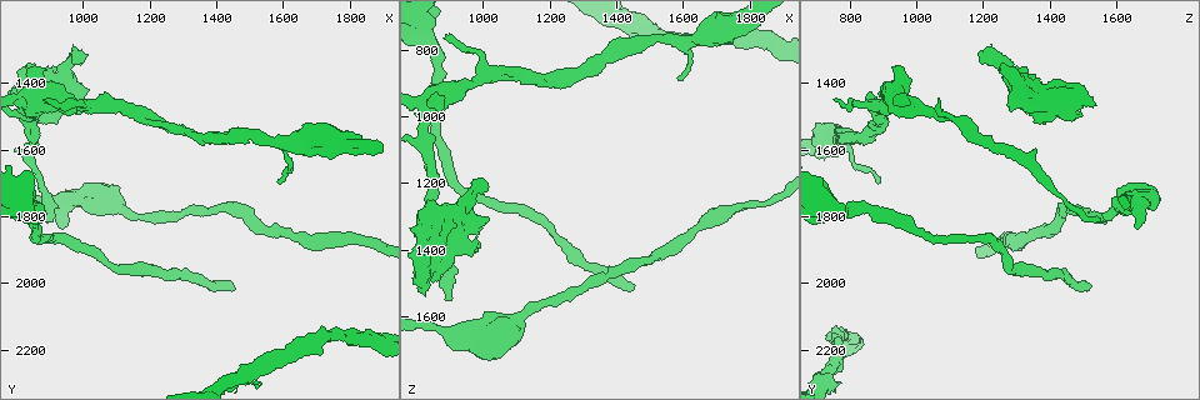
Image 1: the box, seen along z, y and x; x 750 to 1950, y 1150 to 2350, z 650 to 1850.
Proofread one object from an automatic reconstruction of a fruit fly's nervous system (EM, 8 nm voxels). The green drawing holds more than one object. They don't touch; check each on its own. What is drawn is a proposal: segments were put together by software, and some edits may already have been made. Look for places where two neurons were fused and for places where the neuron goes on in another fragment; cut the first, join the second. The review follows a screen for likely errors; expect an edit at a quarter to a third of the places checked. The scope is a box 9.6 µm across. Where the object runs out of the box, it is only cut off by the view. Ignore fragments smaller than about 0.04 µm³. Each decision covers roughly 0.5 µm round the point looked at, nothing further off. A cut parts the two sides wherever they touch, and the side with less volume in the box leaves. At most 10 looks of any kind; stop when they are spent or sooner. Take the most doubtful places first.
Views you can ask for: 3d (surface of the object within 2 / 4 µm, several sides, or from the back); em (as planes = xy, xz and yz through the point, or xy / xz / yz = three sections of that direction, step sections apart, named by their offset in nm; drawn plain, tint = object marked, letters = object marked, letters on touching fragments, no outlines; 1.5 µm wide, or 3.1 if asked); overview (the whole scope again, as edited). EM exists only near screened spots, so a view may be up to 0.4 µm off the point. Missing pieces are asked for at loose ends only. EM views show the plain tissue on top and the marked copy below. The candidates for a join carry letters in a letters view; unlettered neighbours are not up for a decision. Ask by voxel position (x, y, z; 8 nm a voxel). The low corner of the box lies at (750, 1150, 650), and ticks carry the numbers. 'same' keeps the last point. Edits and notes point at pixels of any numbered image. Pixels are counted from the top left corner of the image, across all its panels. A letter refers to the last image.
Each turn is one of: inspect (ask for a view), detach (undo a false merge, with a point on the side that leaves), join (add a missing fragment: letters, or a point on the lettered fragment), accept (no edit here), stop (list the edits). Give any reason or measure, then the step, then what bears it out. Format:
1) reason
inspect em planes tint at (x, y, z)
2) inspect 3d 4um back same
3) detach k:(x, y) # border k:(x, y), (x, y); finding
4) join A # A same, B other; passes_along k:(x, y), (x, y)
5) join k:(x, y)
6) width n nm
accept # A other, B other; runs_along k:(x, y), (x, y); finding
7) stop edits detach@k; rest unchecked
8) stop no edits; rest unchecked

an open end
inspect em yz step 4 tint at (1000, 1320, 1190)

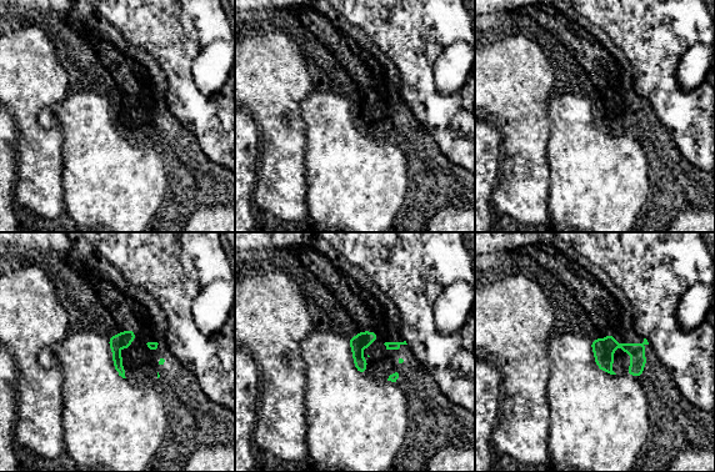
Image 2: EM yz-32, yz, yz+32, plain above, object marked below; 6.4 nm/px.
inspect em planes letters same

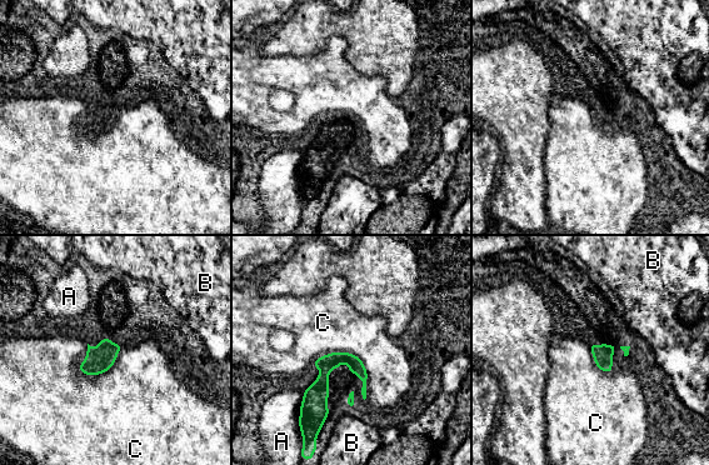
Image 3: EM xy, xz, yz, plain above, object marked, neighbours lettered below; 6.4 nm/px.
accept # A other, B other, C other; border 3:(311, 363), (353, 353), (367, 398); none of them fits

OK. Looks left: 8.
sudden change in width
inspect 3d 4um at (830, 1450, 1440)

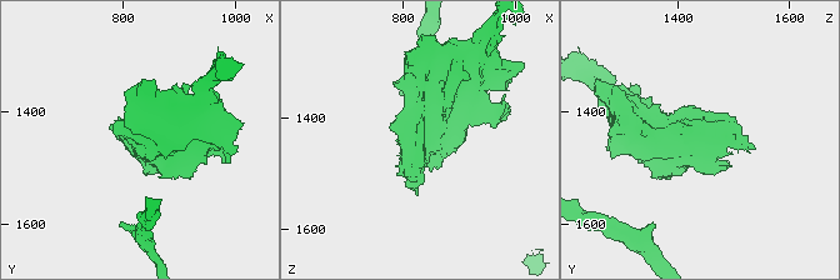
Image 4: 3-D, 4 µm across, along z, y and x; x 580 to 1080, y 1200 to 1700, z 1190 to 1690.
need the tissue
inspect em planes letters at (820, 1445, 1440)

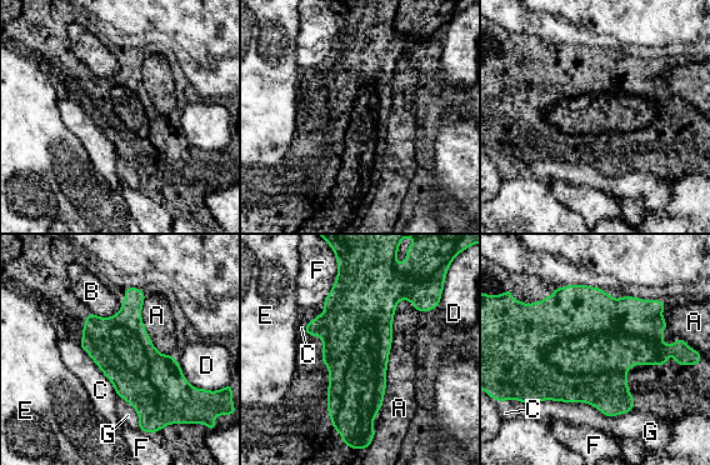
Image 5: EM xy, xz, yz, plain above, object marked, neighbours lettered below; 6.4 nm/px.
width 380 nm
accept # A other, B other, C other, D other, E other, F other, G other; border 5:(78, 345), (111, 383), (118, 395); continuous, no second neuron

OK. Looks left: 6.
calibre changes
inspect 3d 4um back at (1620, 1580, 770)

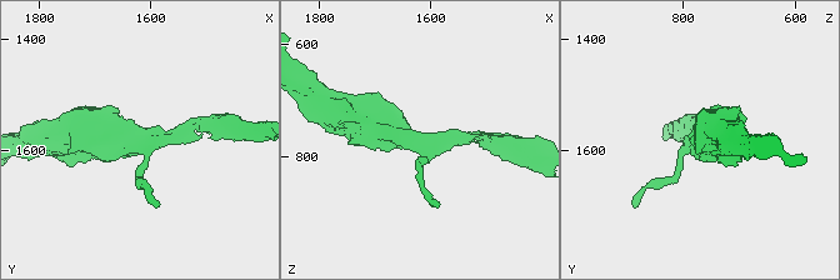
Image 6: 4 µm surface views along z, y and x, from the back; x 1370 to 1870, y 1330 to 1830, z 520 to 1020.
need the tissue
inspect em planes letters at (1625, 1585, 775)

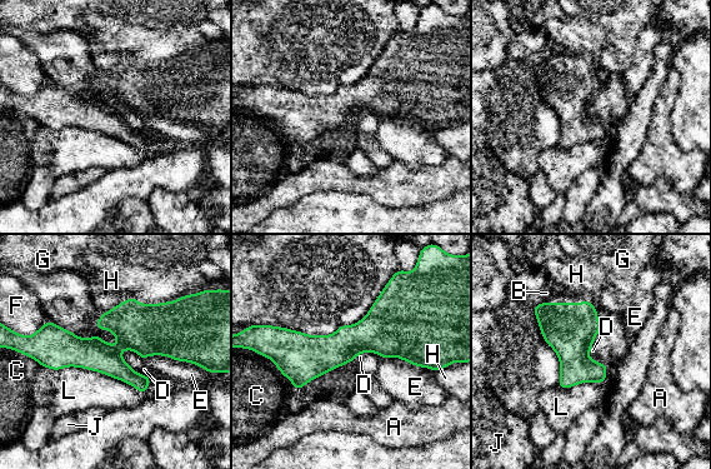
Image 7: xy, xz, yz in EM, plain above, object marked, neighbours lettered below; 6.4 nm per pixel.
accept # A other, B other, C other, D other, E other, F other, G other, H other, J other, L other; border 7:(41, 365), (98, 370), (143, 394); one neuron here

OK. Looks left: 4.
branch stops here
inspect 3d 4um at (890, 1450, 760)

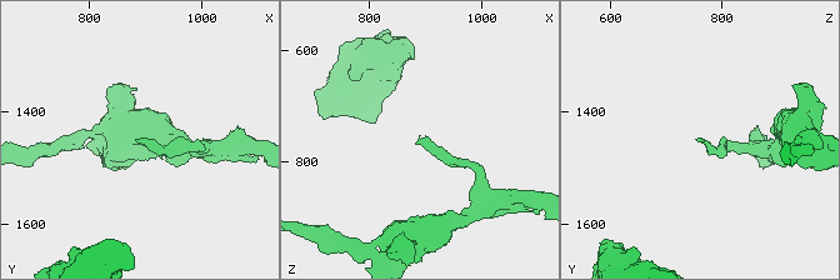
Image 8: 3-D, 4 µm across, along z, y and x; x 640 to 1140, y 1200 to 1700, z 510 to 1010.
inspect em yz step 4 letters at (890, 1445, 755)

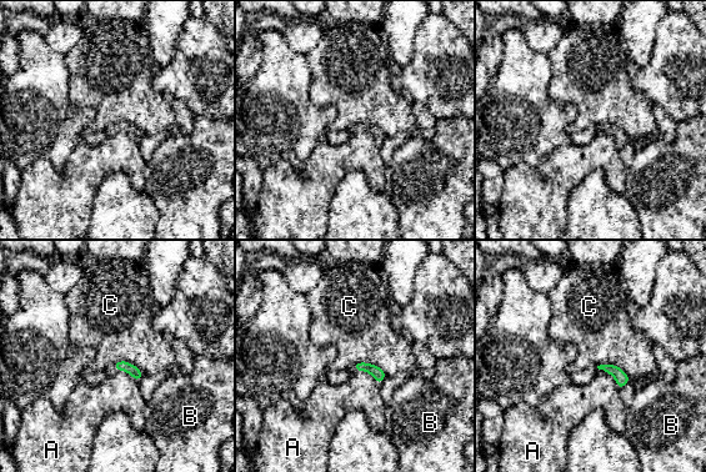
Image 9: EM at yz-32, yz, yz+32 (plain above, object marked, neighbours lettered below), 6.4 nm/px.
accept # A other, B other, C other; border 9:(352, 365), (375, 363), (386, 375); no lettered fragment goes on from it

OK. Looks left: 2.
stop no edits; rest unchecked

